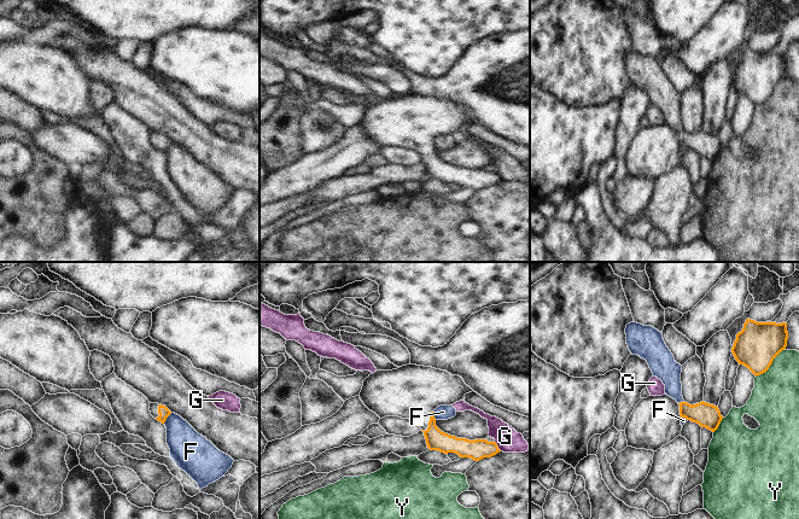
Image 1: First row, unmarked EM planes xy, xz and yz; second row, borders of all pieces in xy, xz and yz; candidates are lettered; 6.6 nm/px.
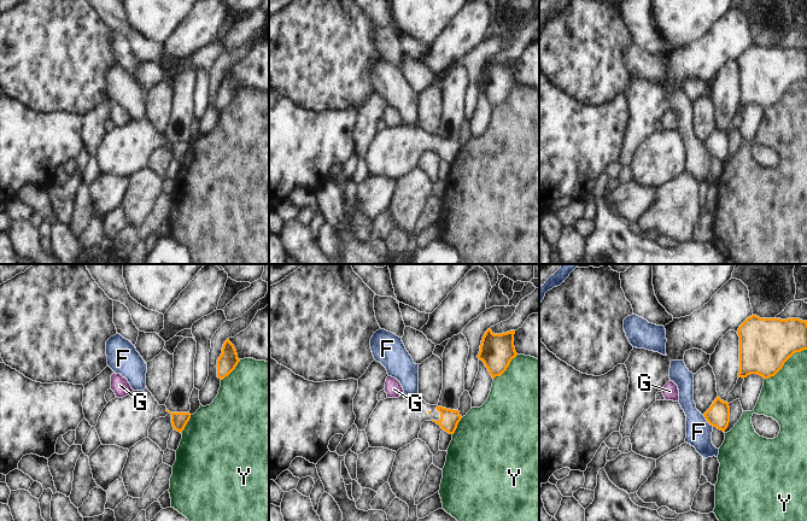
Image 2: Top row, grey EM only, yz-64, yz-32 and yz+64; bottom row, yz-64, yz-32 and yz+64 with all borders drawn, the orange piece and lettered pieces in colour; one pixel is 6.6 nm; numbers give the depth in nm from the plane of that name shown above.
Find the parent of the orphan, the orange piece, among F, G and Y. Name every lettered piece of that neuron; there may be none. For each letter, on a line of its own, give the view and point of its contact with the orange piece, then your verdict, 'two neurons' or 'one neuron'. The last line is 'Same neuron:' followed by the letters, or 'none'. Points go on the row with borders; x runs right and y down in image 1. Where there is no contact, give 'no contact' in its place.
F: meets orange in xy at (167, 417); two neurons
G: meets orange in xz at (497, 447); two neurons
Y: meets orange in yz at (770, 365); two neurons
Same neuron: none

